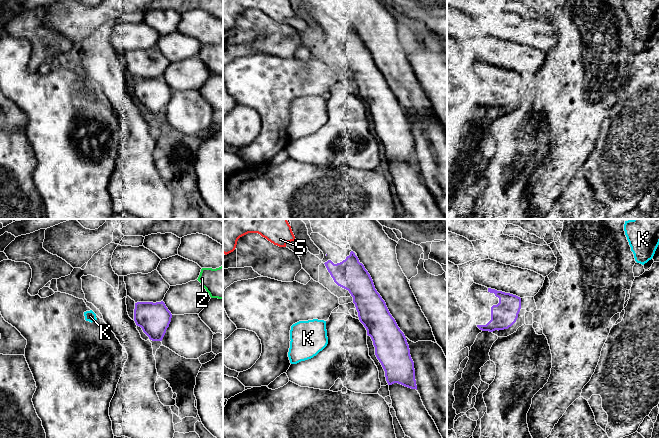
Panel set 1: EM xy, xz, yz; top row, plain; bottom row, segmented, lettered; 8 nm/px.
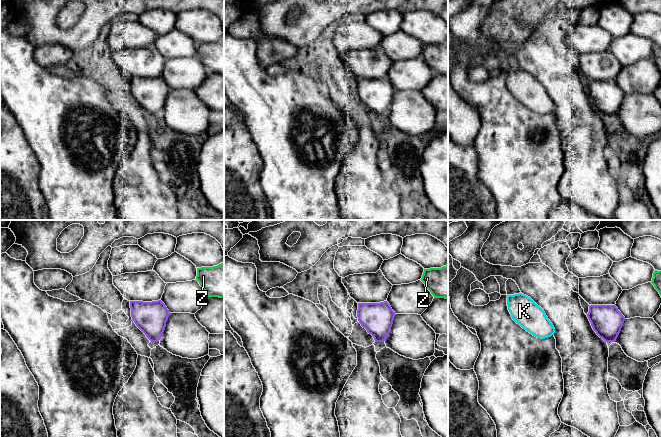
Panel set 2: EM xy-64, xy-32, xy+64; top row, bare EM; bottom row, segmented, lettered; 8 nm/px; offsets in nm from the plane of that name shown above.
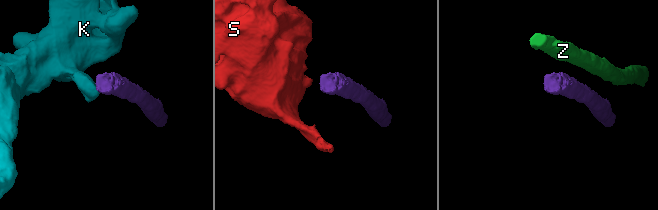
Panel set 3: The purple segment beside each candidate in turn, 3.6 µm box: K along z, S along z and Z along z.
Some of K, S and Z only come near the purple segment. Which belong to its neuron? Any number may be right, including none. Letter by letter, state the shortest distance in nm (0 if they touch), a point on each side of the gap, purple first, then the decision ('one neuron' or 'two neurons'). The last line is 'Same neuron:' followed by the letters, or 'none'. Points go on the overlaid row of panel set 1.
K: 260 nm apart; from purple across xz (356, 309), (325, 321); two neurons
S: 280 nm apart; from purple across xz (326, 254), (295, 239); two neurons
Z: 320 nm apart; from purple across xy (164, 303), (197, 279); two neurons
Same neuron: none

